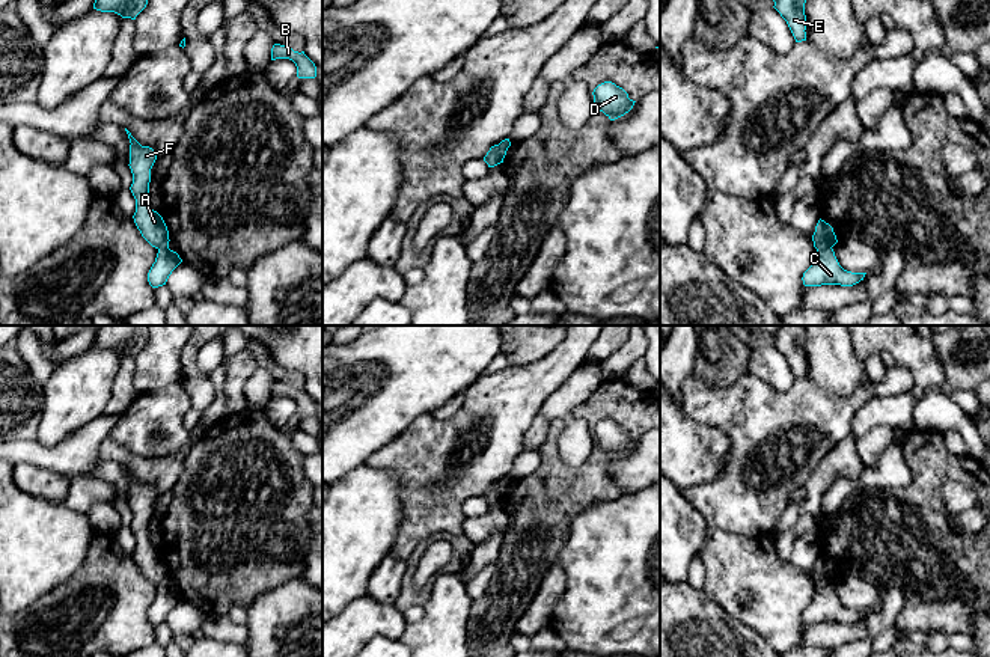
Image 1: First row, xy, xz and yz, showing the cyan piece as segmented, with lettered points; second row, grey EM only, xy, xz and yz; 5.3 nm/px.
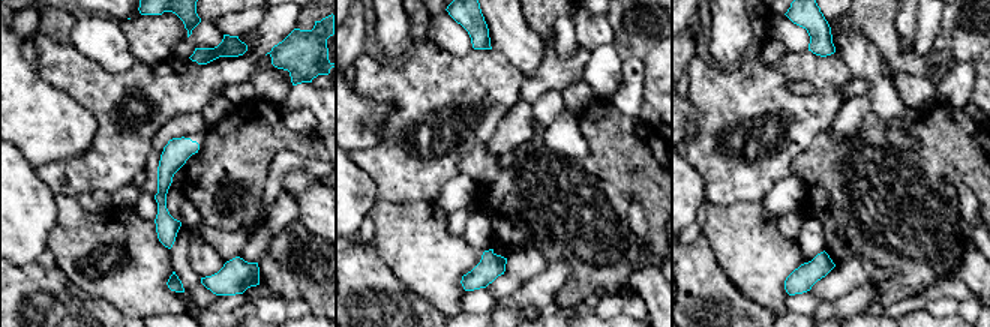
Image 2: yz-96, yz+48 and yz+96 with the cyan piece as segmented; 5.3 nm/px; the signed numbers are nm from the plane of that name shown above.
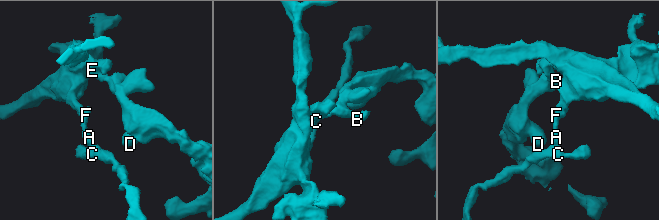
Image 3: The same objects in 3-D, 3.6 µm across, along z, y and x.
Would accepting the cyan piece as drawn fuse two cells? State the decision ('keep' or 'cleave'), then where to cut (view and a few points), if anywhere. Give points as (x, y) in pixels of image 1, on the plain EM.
cleave; cut in yz along (814, 579), (831, 585)

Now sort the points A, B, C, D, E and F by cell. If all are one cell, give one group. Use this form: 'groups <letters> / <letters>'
groups A B D E F / C

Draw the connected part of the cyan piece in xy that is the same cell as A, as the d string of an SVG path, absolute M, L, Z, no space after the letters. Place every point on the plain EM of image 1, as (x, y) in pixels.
M125 466L130 476L130 506L133 521L130 524L136 536L136 550L133 553L142 574L155 586L161 588L169 583L169 568L163 555L149 542L149 520L151 506L157 497L155 488L149 484L142 484L131 470Z

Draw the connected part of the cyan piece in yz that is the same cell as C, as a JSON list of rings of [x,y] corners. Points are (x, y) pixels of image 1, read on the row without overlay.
[[[814,580],[817,591],[811,604],[803,610],[805,624],[841,622],[853,624],[863,618],[866,610],[851,610],[844,607],[832,585]]]

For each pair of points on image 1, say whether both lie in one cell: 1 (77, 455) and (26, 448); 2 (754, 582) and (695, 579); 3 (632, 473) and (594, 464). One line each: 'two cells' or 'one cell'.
1: one cell
2: two cells
3: two cells

